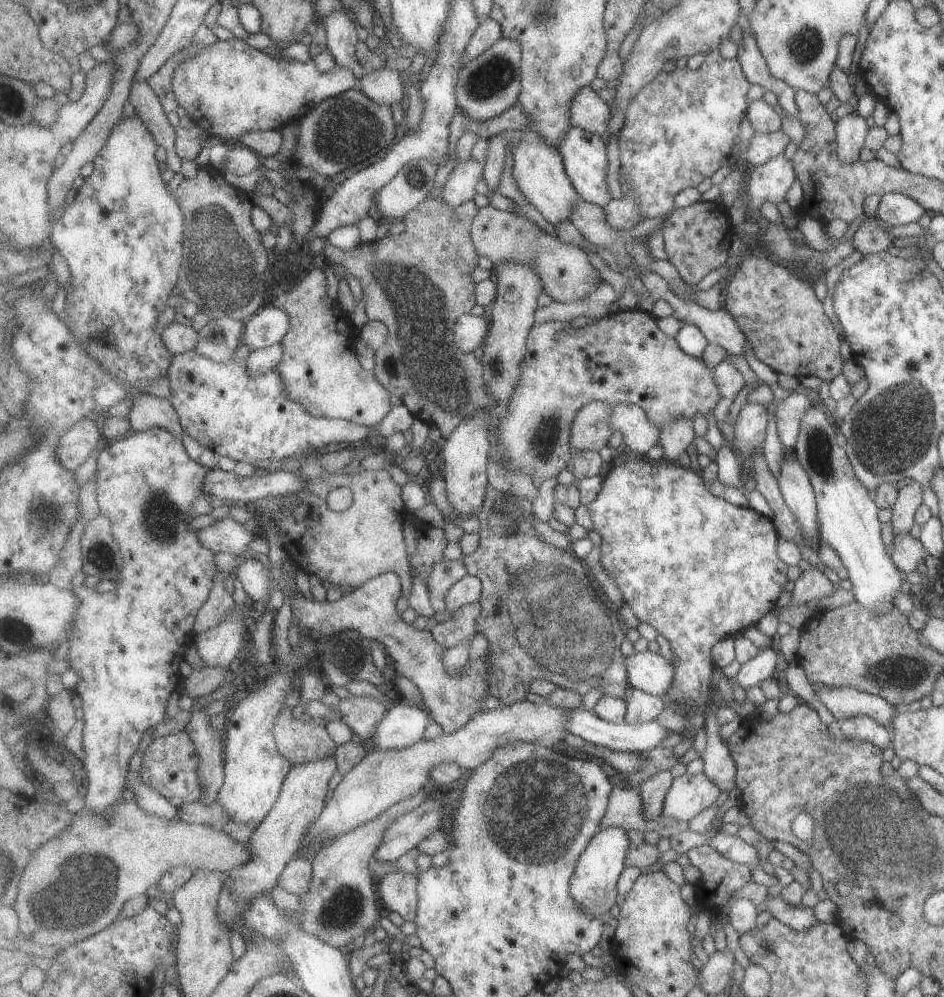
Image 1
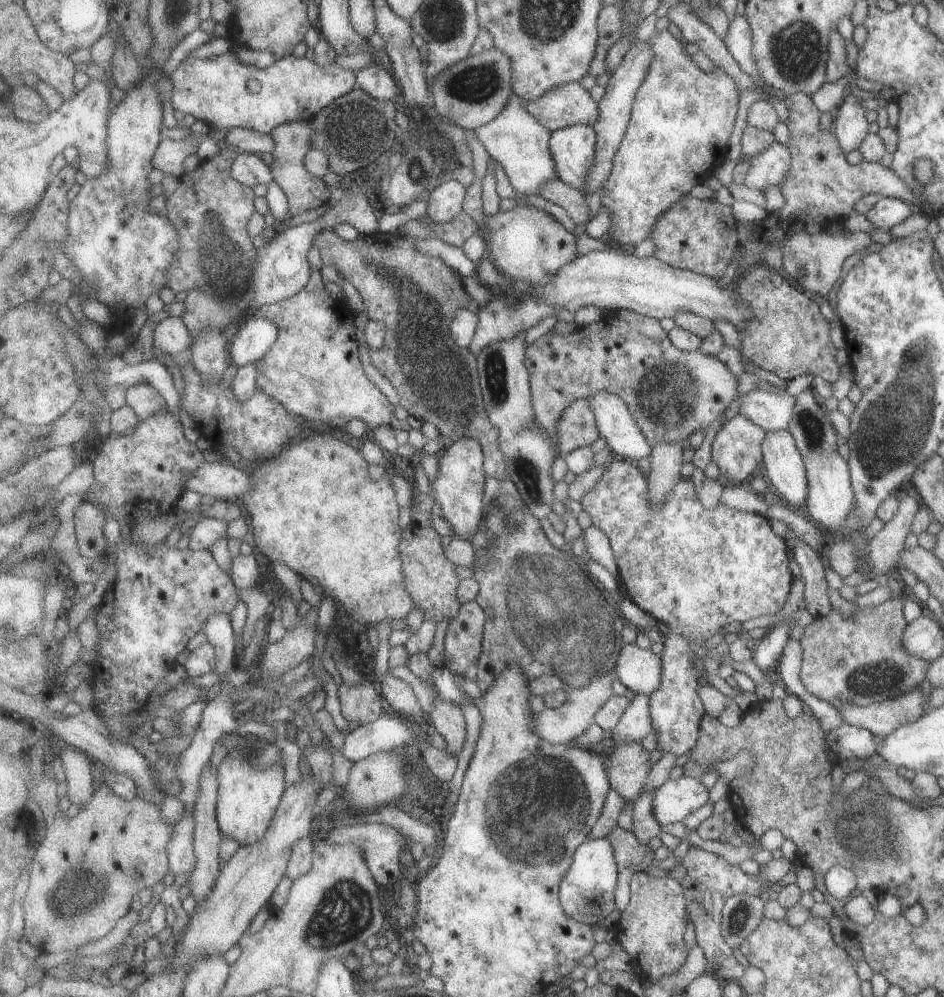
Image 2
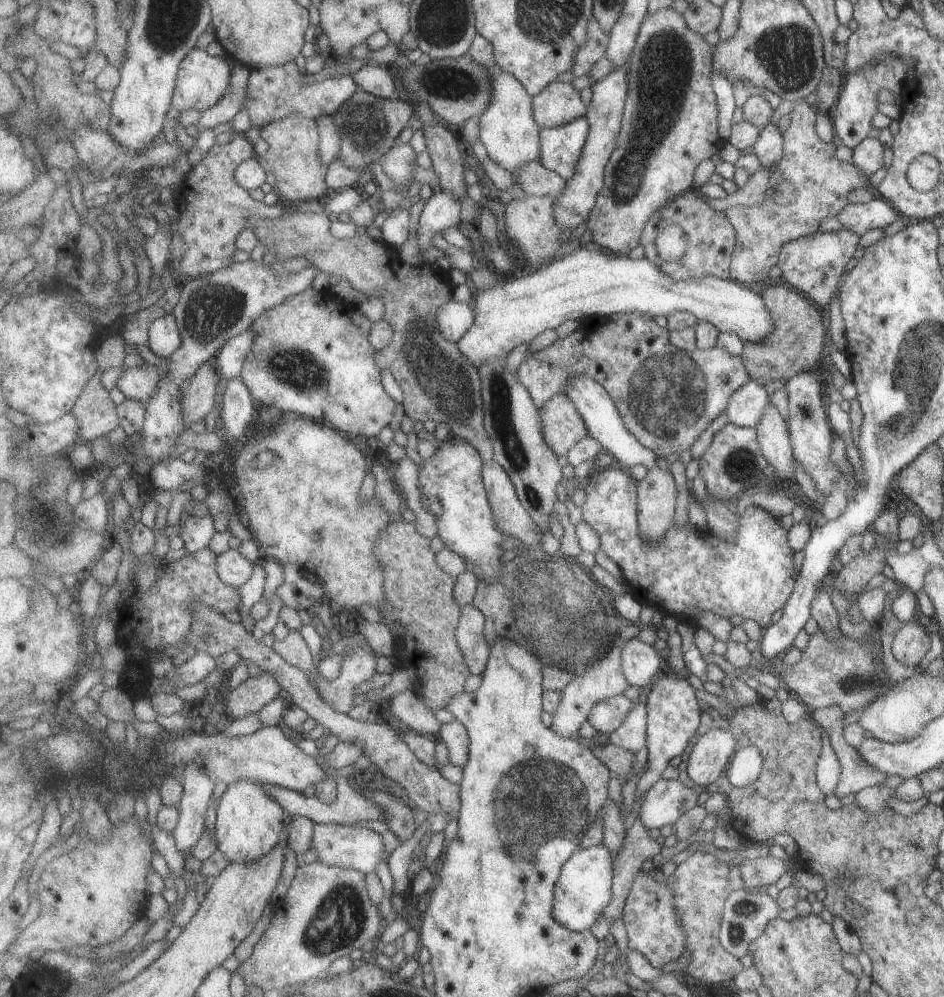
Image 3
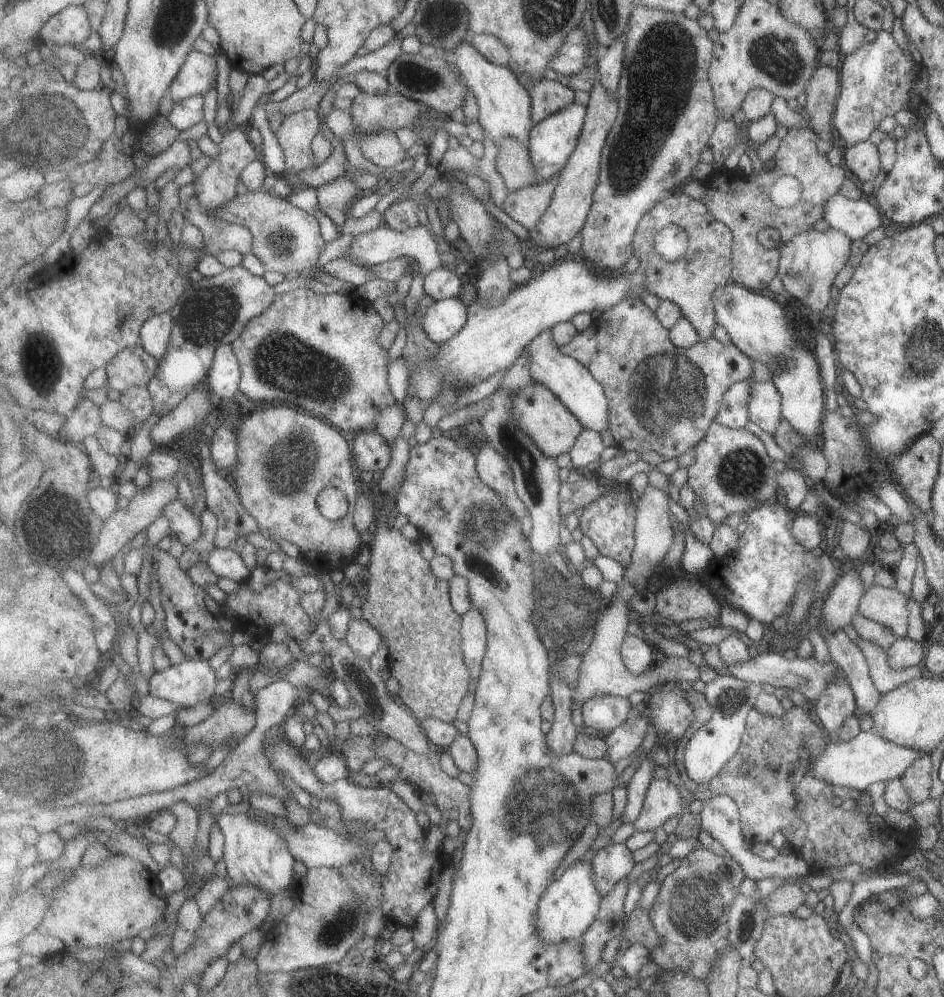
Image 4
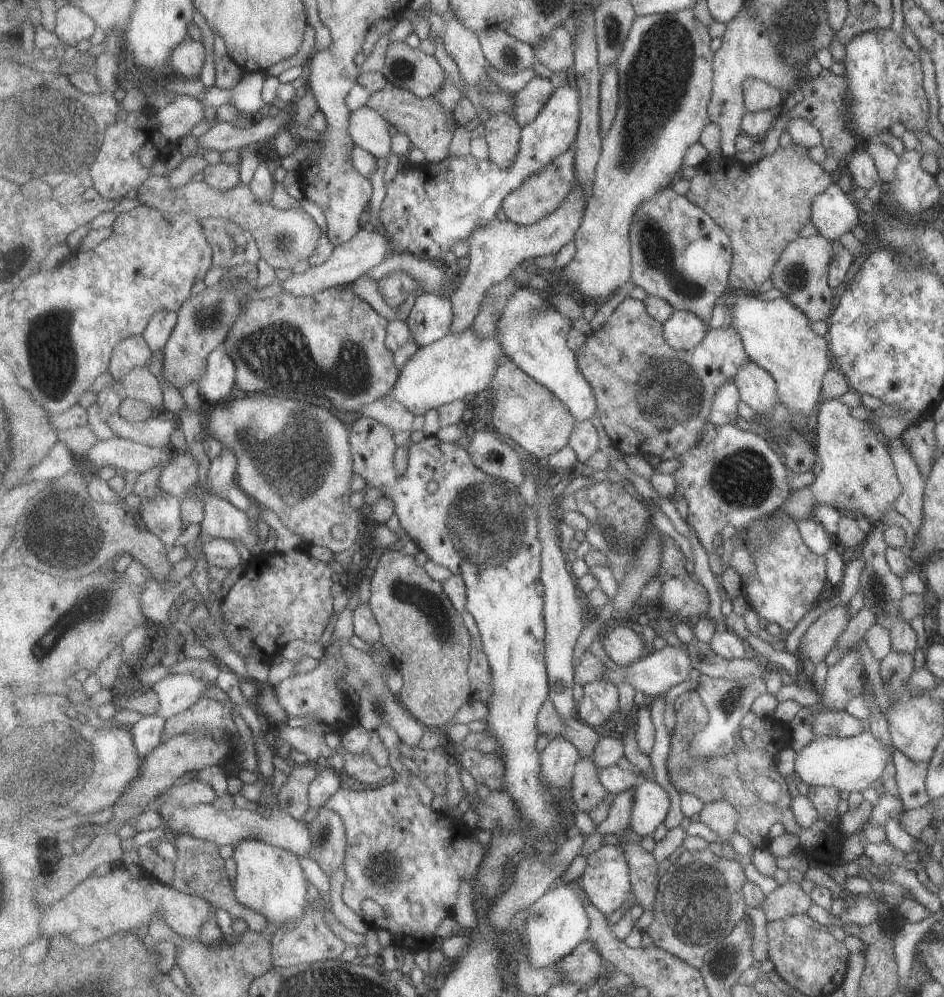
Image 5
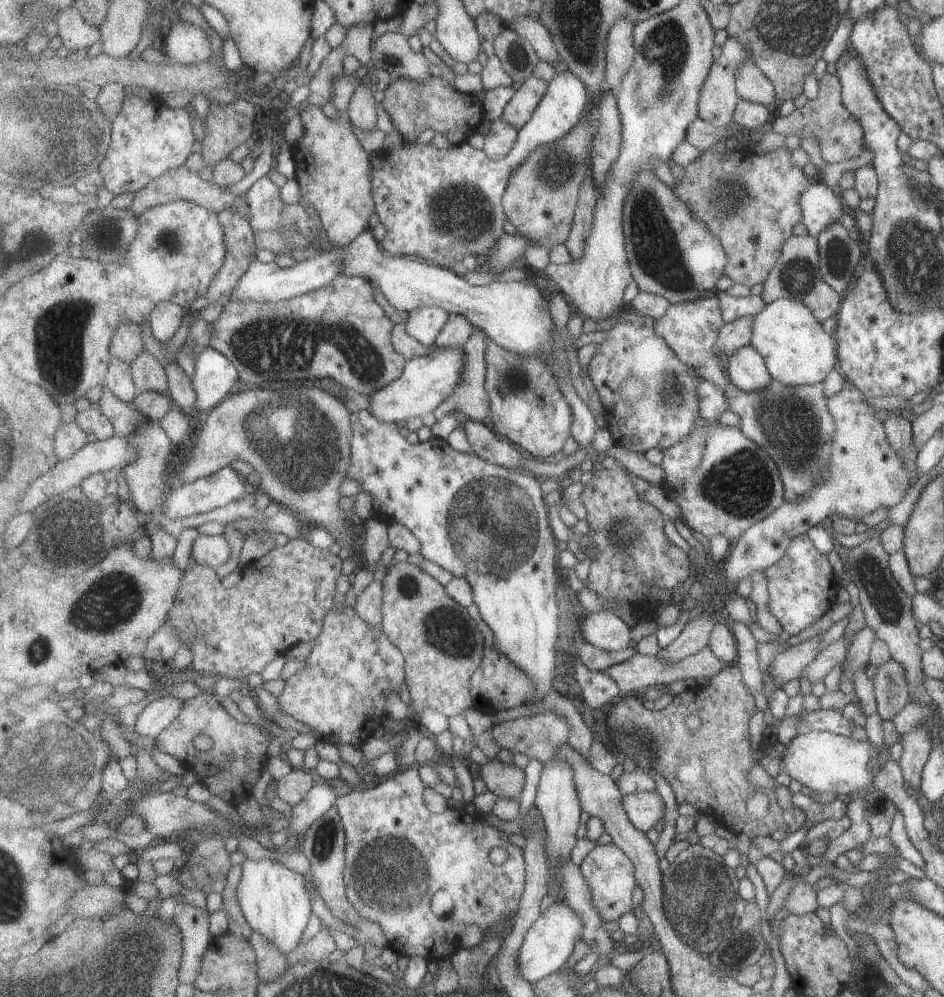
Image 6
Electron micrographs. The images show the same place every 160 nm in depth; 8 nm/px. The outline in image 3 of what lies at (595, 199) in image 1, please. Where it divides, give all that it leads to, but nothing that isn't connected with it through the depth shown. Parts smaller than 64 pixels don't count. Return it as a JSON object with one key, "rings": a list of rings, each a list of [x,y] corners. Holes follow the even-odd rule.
{"rings":[[[586,115],[572,120],[571,123],[541,130],[541,164],[570,181],[576,174],[591,131]]]}

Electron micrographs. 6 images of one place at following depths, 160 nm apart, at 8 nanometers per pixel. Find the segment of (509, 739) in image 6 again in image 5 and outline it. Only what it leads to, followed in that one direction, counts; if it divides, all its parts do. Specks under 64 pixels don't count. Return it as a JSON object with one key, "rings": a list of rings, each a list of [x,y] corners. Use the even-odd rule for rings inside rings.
{"rings":[[[551,699],[541,707],[537,726],[540,734],[545,734],[549,742],[555,737],[565,737],[580,750],[581,755],[588,757],[592,756],[601,738],[591,725],[576,715],[562,717]]]}

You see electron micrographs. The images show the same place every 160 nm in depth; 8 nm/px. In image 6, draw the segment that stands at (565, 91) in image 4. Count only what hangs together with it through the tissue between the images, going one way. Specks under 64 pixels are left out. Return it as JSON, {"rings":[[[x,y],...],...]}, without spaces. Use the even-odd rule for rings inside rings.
{"rings":[[[540,77],[529,78],[517,85],[518,92],[507,104],[502,115],[503,120],[519,129],[524,128],[525,124],[532,120],[537,108],[540,107],[548,88],[549,83]]]}

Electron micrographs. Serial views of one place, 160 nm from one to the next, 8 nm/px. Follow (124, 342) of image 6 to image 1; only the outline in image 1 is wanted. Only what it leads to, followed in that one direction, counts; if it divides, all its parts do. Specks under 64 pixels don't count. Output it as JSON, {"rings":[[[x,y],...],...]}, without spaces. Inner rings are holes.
{"rings":[[[145,392],[132,395],[131,400],[132,407],[127,416],[133,431],[141,432],[151,427],[159,427],[171,431],[182,440],[185,430],[179,413],[169,399]]]}

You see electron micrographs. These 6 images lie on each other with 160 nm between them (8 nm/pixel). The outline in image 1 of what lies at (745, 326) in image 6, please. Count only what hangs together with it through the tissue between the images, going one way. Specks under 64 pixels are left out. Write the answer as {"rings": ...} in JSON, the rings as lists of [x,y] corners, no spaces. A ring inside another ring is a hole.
{"rings":[[[641,309],[618,310],[582,328],[573,328],[569,321],[549,321],[535,324],[530,332],[527,356],[522,364],[522,375],[516,391],[510,398],[498,426],[498,445],[506,454],[504,467],[527,473],[537,485],[543,484],[568,468],[572,455],[571,428],[577,411],[593,401],[616,405],[636,404],[645,409],[651,424],[661,430],[681,417],[693,420],[715,411],[721,392],[715,384],[714,368],[691,356],[677,346],[677,340],[657,326],[657,318]]]}

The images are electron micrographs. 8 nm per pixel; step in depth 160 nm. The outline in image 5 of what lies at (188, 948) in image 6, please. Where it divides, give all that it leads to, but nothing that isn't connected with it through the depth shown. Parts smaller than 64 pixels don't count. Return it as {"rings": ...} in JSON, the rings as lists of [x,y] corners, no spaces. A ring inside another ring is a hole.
{"rings":[[[139,862],[119,863],[104,875],[93,873],[88,876],[59,902],[50,906],[47,920],[43,922],[43,934],[49,938],[63,934],[75,944],[89,946],[121,931],[135,932],[145,928],[157,910],[163,910],[163,921],[177,937],[201,942],[200,932],[212,915],[212,904],[200,896],[177,890],[172,884],[165,885],[153,873],[143,869]]]}

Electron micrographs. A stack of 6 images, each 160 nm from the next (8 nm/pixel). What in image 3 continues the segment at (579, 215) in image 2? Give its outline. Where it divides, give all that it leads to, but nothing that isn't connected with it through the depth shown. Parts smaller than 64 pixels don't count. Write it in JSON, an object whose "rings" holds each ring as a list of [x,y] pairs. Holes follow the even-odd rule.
{"rings":[[[531,161],[524,164],[512,177],[525,194],[540,197],[550,196],[555,200],[559,195],[562,195],[568,183],[568,180],[562,176],[545,168],[541,161]]]}

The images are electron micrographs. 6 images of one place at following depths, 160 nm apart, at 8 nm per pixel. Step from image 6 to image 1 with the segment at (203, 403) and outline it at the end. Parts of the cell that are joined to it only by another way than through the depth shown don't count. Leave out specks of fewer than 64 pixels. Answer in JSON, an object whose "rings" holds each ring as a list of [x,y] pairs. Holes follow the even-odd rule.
{"rings":[[[267,306],[245,322],[241,344],[247,346],[249,354],[256,350],[279,344],[291,327],[291,317],[283,309]]]}

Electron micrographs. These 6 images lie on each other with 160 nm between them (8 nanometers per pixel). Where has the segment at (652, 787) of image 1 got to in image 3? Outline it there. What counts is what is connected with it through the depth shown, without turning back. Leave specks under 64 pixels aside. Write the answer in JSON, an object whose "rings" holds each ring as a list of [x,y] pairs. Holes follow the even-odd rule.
{"rings":[[[640,818],[628,830],[621,850],[613,861],[614,875],[612,882],[612,900],[604,908],[601,919],[607,919],[610,924],[624,916],[624,908],[634,880],[641,872],[645,860],[657,856],[662,846],[650,837],[648,828],[643,826]]]}

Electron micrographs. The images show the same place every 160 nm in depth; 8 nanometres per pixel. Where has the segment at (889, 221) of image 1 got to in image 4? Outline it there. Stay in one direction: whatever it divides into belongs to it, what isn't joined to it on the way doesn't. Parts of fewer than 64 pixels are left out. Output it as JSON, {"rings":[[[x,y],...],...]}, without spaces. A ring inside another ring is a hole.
{"rings":[[[839,192],[828,200],[823,220],[853,241],[865,238],[871,230],[881,226],[881,214],[877,207],[876,203],[871,204],[869,197],[848,199]]]}

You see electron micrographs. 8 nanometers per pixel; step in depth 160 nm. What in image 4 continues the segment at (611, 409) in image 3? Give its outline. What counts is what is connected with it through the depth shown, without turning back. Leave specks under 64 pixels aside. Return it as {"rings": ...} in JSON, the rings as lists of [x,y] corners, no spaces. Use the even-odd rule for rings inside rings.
{"rings":[[[551,329],[541,333],[524,348],[524,354],[530,359],[529,370],[533,382],[543,383],[552,390],[567,408],[580,420],[585,429],[601,432],[609,426],[609,401],[604,386],[592,375],[592,372],[581,361],[567,356],[557,346]]]}

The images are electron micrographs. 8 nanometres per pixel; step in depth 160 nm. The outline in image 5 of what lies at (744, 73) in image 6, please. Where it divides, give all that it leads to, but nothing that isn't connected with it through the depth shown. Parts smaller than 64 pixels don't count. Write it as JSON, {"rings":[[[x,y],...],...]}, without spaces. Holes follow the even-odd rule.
{"rings":[[[759,79],[744,82],[744,103],[748,112],[782,108],[785,95],[780,88]]]}

